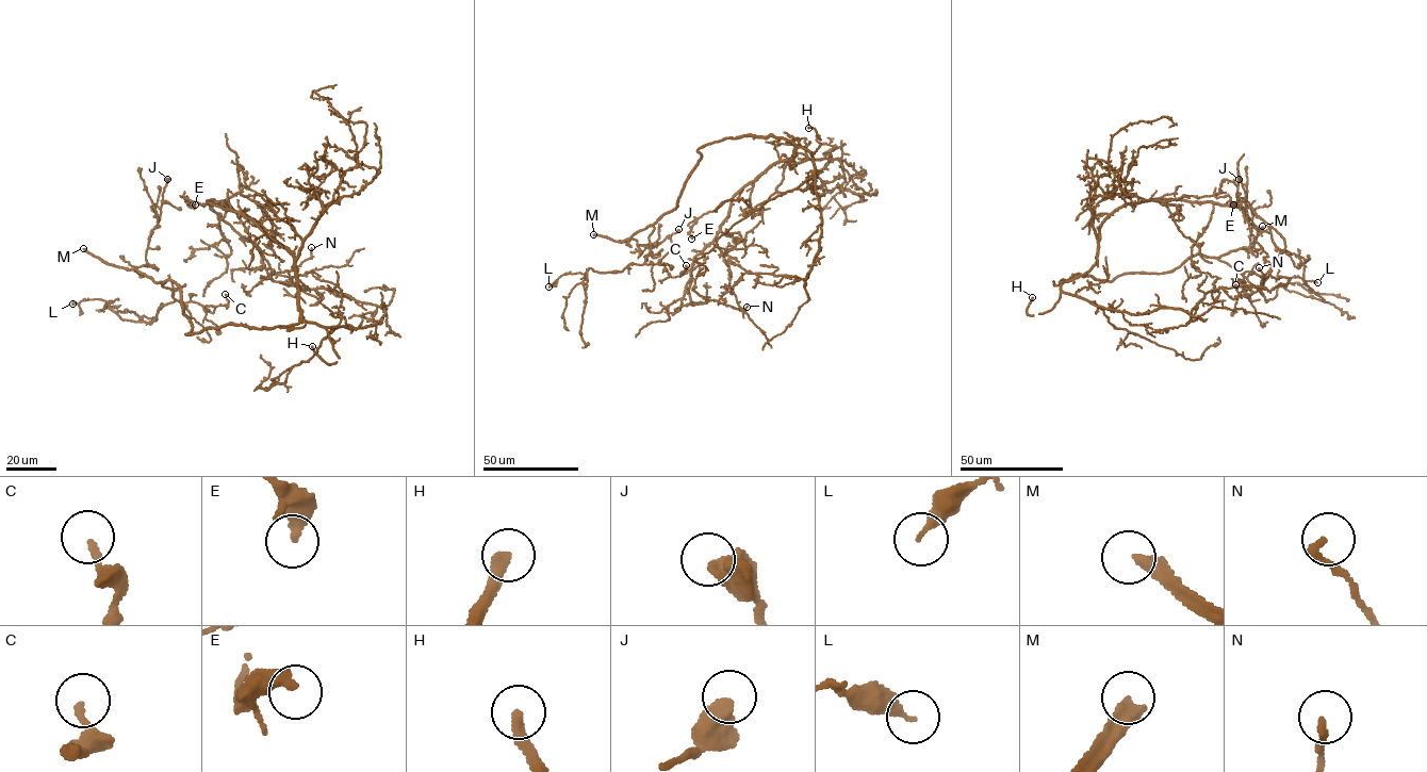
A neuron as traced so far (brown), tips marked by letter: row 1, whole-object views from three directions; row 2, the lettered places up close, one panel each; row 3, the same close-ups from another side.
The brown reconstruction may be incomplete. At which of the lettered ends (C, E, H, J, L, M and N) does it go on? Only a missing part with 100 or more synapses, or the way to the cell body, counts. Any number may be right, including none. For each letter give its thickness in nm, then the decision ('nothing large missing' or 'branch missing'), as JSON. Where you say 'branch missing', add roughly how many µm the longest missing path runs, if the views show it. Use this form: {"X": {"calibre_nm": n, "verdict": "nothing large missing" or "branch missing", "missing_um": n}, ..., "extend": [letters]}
{"C": {"calibre_nm": 180, "verdict": "nothing large missing"}, "E": {"calibre_nm": 420, "verdict": "nothing large missing"}, "H": {"calibre_nm": 320, "verdict": "nothing large missing"}, "J": {"calibre_nm": 600, "verdict": "nothing large missing"}, "L": {"calibre_nm": 280, "verdict": "nothing large missing"}, "M": {"calibre_nm": 400, "verdict": "branch missing", "missing_um": 250}, "N": {"calibre_nm": 180, "verdict": "nothing large missing"}, "extend": ["M"]}

